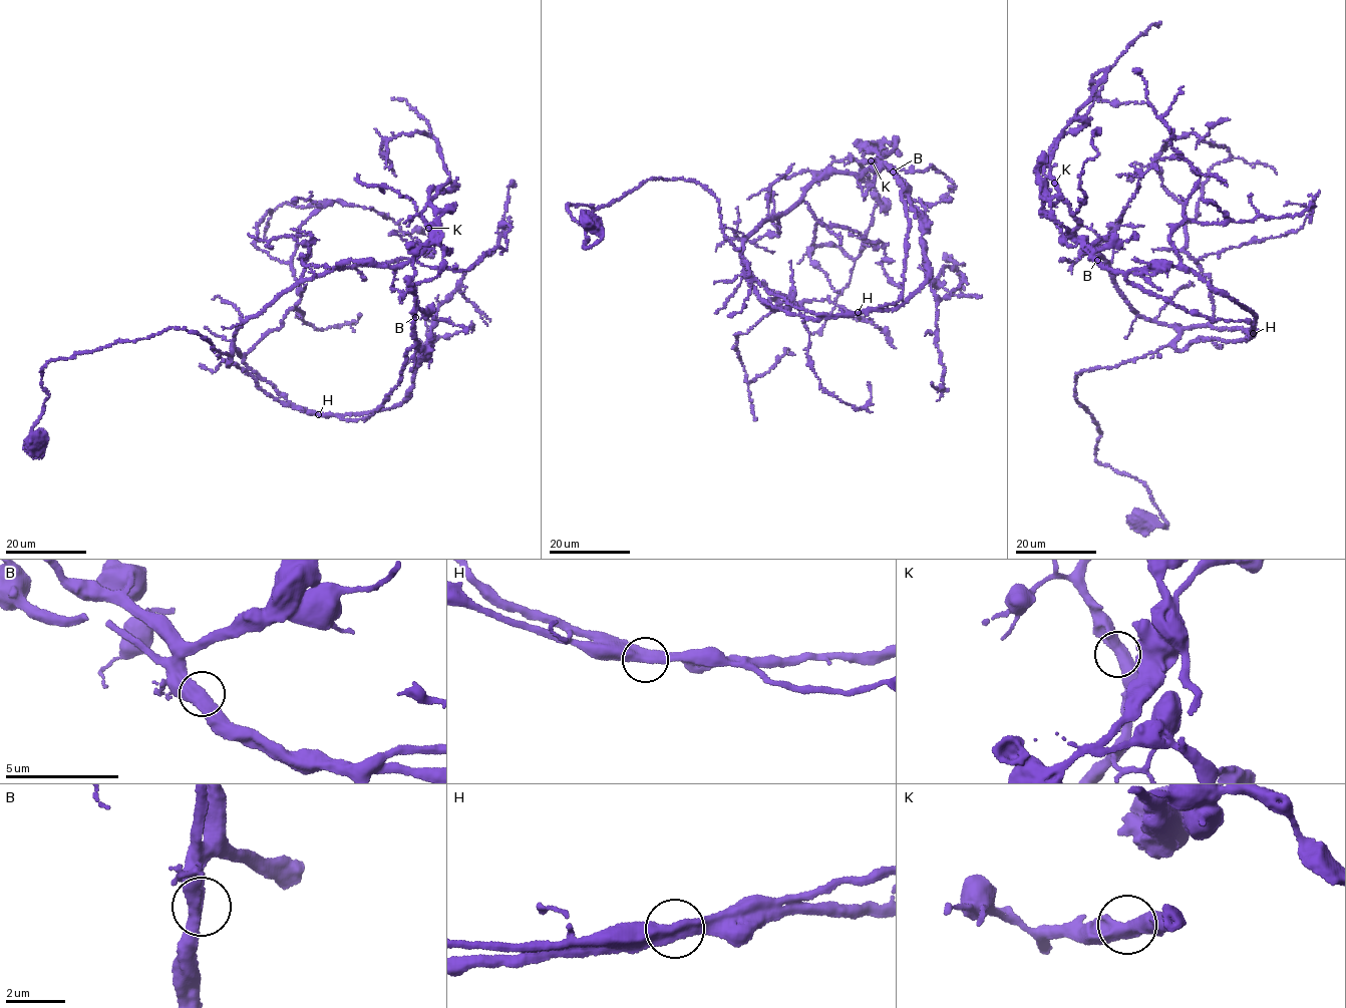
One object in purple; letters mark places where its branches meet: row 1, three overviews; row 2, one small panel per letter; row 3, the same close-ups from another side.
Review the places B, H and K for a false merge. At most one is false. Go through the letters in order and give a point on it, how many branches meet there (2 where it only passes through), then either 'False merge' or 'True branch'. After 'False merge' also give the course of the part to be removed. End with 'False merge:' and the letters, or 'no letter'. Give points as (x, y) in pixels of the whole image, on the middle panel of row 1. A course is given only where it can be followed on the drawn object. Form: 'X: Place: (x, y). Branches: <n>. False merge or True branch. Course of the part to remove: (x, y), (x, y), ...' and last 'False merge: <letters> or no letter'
B: Place: (893, 172). Branches: 2. False merge. Course of the part to remove: (894, 171), (880, 157), (895, 141), (885, 138), (864, 154), (860, 171), (881, 206), (888, 206)
H: Place: (858, 312). Branches: 2. True branch
K: Place: (871, 160). Branches: 2. True branch
False merge: B

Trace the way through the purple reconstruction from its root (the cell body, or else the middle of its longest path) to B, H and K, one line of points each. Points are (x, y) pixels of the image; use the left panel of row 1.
B: (40, 442), (25, 447), (48, 362), (173, 327), (234, 347), (294, 404), (368, 417), (415, 317)
H: (40, 442), (41, 455), (25, 447), (48, 396), (48, 362), (173, 327), (228, 355), (234, 347), (318, 414)
K: (40, 442), (25, 447), (51, 360), (173, 327), (228, 355), (297, 284), (401, 267), (428, 228)

